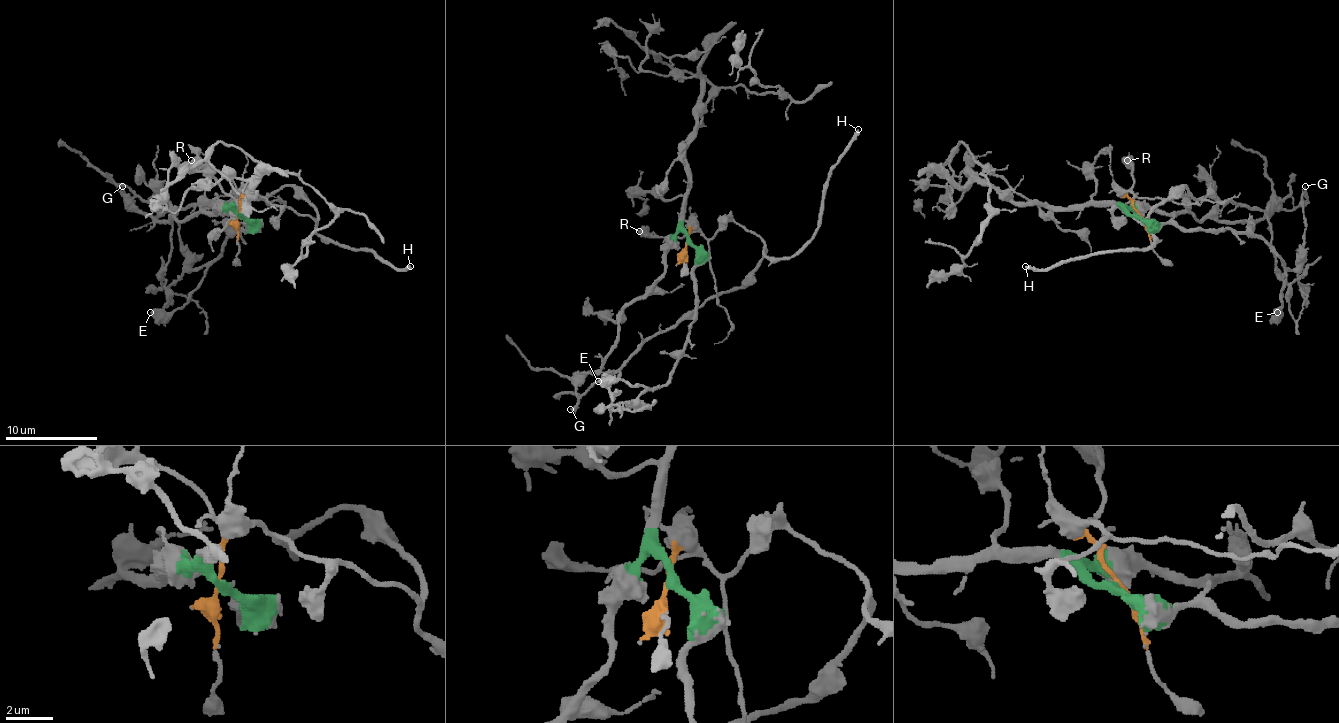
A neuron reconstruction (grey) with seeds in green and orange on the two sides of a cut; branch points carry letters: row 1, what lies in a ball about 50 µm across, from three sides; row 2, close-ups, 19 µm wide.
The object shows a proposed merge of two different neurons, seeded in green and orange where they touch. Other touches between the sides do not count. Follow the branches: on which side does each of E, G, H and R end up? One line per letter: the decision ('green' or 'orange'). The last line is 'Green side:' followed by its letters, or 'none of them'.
E: green
G: green
H: orange
R: orange
Green side: E, G

